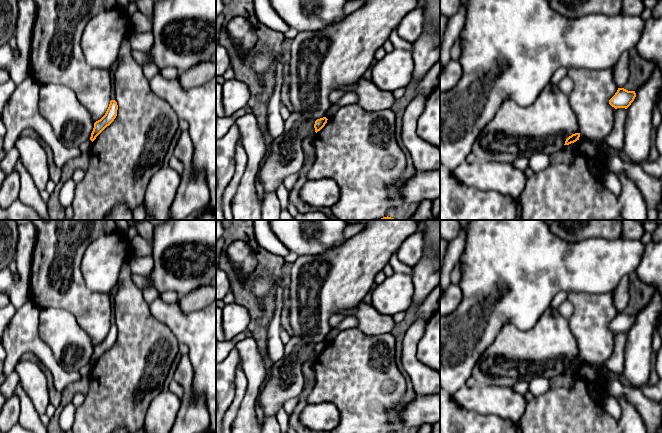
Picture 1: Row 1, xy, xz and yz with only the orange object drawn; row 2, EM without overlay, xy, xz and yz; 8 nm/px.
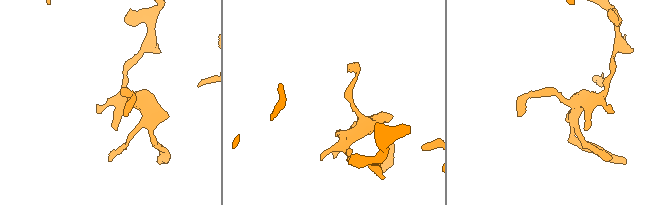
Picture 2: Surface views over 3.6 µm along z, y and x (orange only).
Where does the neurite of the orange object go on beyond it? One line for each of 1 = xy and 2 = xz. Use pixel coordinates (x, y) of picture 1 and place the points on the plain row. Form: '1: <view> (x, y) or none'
1: none
2: none

